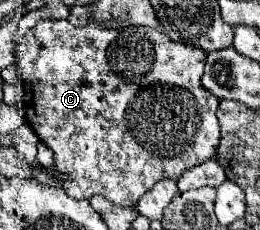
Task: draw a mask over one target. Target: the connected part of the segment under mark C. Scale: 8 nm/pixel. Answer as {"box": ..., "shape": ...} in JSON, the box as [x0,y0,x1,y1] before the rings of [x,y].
{"box":[18,19,220,209],"shape":[[[60,19],[60,21],[42,21],[32,31],[18,37],[18,53],[20,53],[20,107],[22,107],[22,113],[32,125],[32,129],[38,133],[40,141],[54,151],[54,161],[56,161],[54,171],[70,175],[66,193],[72,199],[84,201],[92,195],[104,195],[108,201],[116,205],[134,209],[138,199],[146,191],[150,191],[154,183],[158,183],[160,179],[164,177],[178,179],[186,169],[216,155],[218,141],[220,141],[220,125],[218,125],[216,111],[218,111],[220,101],[202,85],[202,75],[204,75],[204,65],[206,65],[206,55],[208,55],[204,49],[198,49],[194,45],[174,43],[166,33],[158,29],[134,29],[134,27],[106,29],[94,23],[86,27],[74,27],[66,19]]]}

